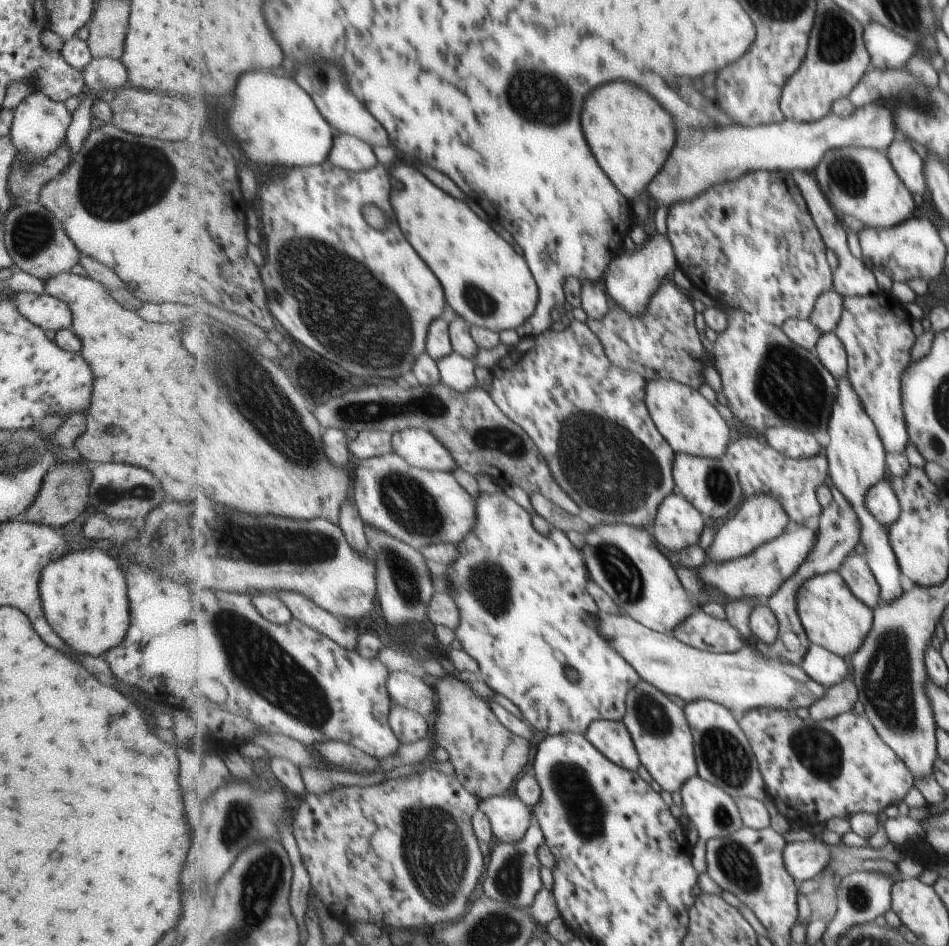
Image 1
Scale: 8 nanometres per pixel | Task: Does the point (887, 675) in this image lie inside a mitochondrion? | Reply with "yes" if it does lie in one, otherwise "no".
yes

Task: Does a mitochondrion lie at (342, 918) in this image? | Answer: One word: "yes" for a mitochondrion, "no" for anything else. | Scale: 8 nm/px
no

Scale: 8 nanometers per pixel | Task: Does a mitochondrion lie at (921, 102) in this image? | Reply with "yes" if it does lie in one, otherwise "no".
yes

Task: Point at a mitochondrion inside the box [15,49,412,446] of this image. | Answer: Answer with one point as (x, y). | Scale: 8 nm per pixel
(118, 178)

